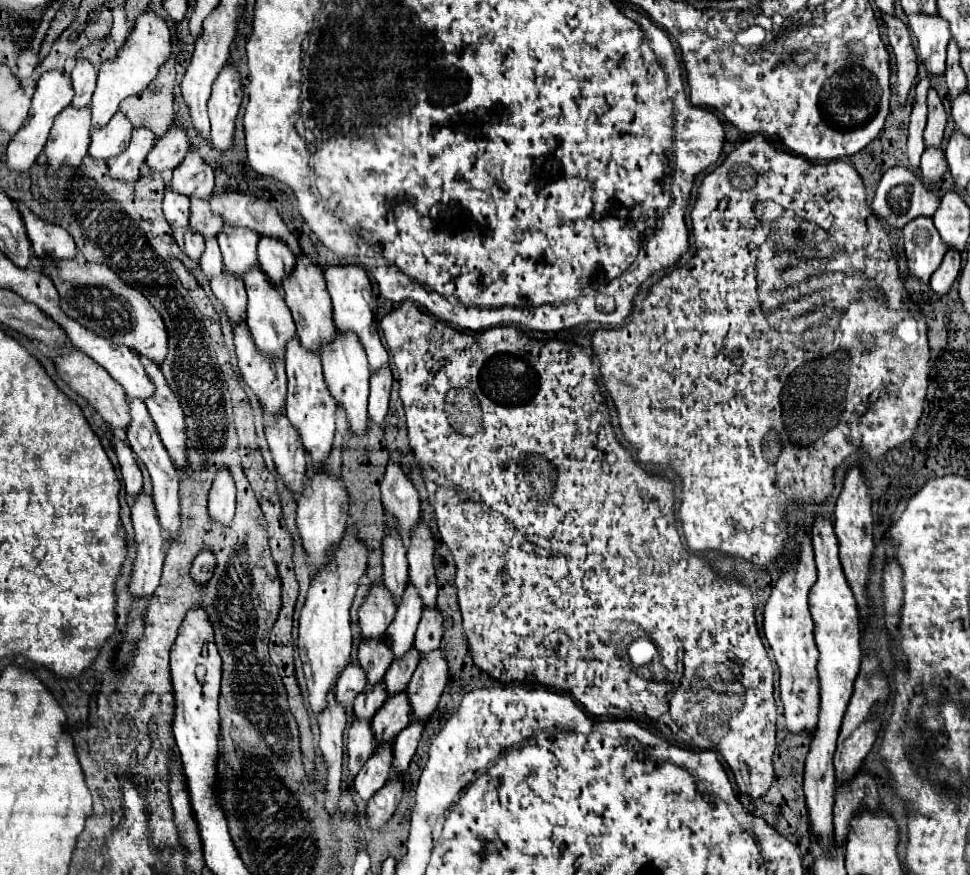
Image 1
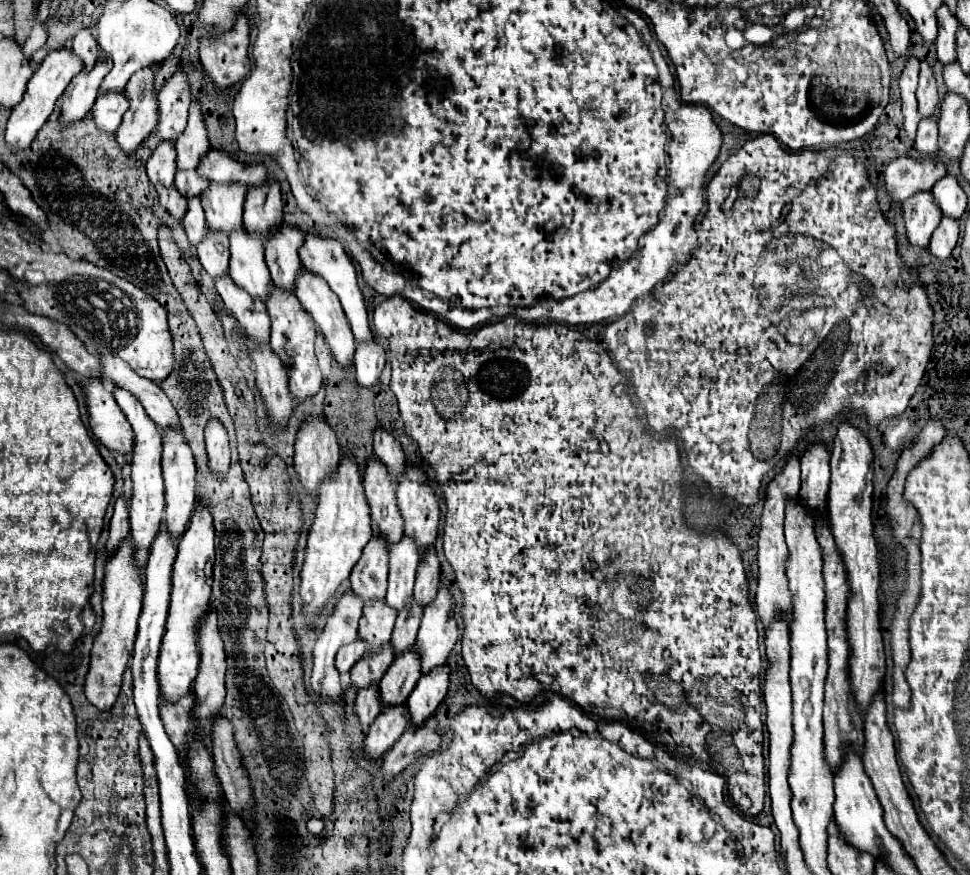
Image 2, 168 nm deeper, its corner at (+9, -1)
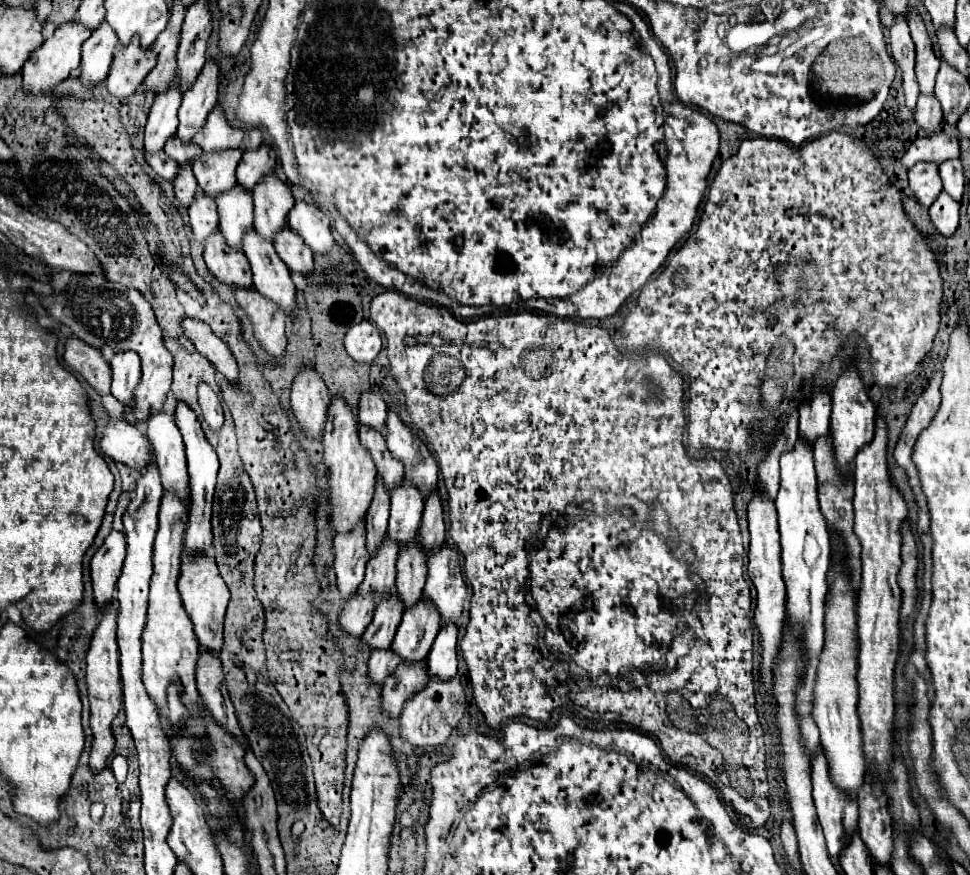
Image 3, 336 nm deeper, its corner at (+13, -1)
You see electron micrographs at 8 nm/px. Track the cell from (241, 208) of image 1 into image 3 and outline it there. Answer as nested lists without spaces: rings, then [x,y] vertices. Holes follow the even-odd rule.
[[[216,105],[216,109],[210,111],[210,117],[202,133],[194,137],[194,145],[198,145],[204,153],[218,153],[218,151],[228,151],[228,149],[256,151],[262,145],[262,135],[260,131],[232,129],[224,119],[222,109]]]

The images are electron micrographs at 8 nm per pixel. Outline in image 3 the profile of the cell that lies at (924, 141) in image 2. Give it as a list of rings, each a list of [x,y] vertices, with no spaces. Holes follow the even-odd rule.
[[[918,97],[918,105],[914,111],[914,119],[916,125],[926,133],[926,135],[934,135],[940,131],[942,125],[942,109],[938,105],[938,101],[934,101],[934,97]]]

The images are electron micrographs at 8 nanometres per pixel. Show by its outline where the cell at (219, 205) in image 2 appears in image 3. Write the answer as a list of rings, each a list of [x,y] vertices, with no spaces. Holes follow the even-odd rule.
[[[202,153],[192,165],[200,191],[216,201],[222,193],[232,189],[240,159],[242,153]]]

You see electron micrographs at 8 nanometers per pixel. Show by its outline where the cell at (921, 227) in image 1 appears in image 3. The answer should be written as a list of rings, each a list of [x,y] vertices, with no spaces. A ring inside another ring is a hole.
[[[916,165],[908,171],[908,183],[924,209],[930,209],[930,205],[942,191],[942,181],[938,177],[936,165]]]

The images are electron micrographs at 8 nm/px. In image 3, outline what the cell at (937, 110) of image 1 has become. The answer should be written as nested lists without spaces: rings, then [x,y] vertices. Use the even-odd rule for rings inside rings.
[[[910,13],[910,35],[916,45],[916,77],[922,95],[934,95],[934,81],[940,69],[938,55],[932,51],[932,41],[926,33],[922,19],[916,13]]]

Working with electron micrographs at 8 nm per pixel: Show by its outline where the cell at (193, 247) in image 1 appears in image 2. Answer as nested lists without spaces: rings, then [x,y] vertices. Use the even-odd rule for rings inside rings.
[[[172,185],[172,189],[158,191],[158,195],[160,195],[160,205],[162,205],[164,211],[168,211],[176,219],[182,219],[184,217],[184,211],[186,211],[188,201],[186,201],[186,197],[174,185]]]

